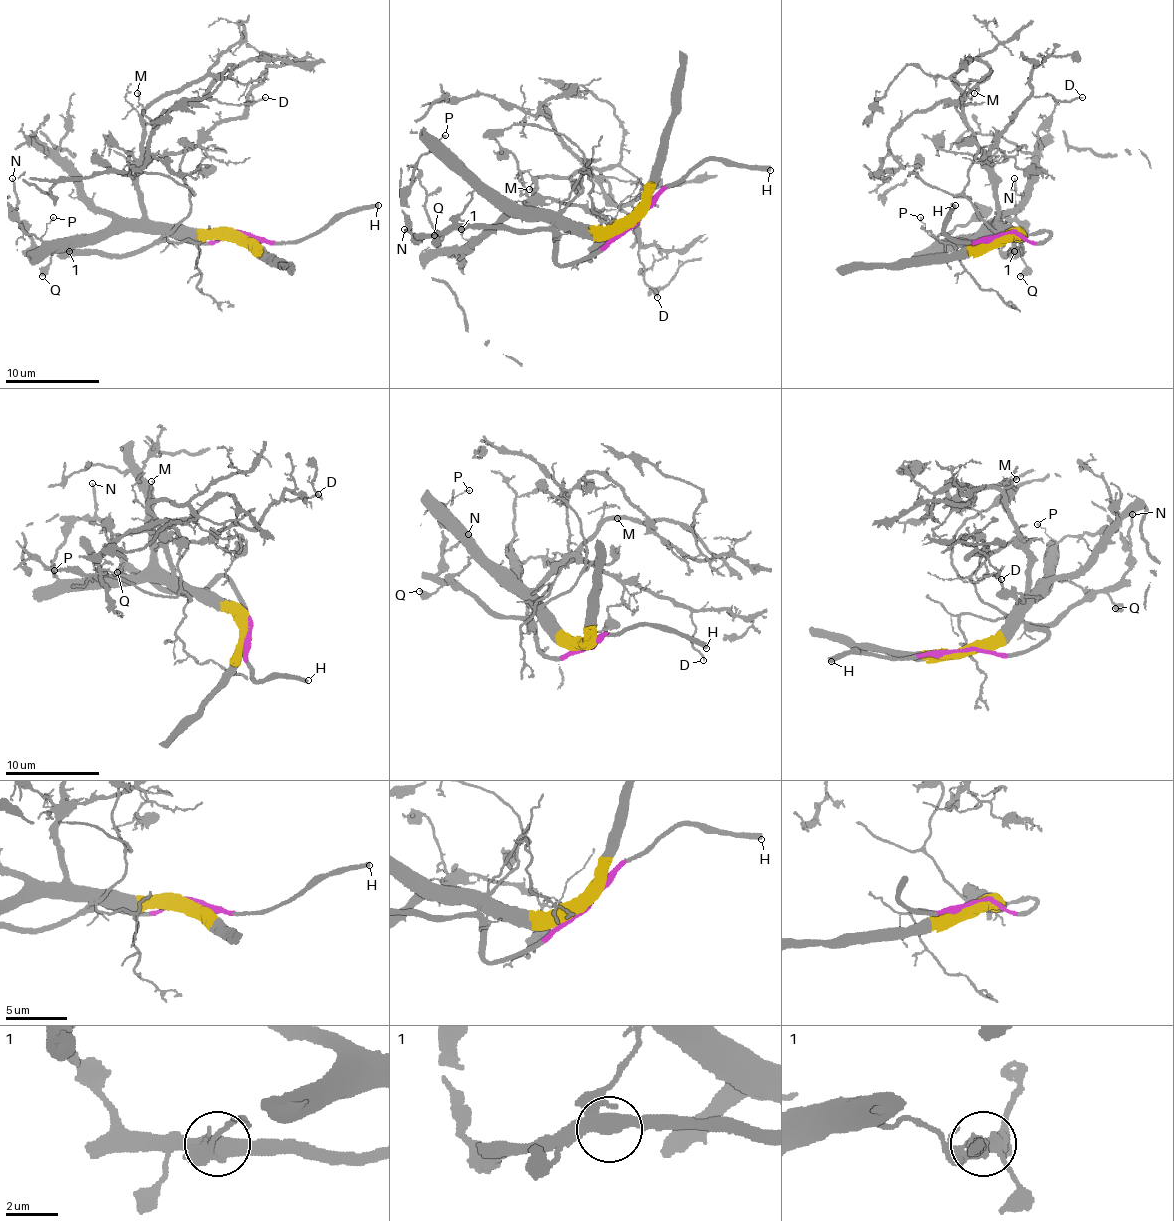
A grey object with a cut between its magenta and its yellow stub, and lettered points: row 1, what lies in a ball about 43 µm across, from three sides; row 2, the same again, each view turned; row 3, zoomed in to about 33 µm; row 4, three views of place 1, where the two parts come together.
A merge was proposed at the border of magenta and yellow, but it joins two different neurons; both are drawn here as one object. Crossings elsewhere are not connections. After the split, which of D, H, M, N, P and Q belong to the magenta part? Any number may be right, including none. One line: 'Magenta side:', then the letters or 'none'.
Magenta side: H, N, Q

